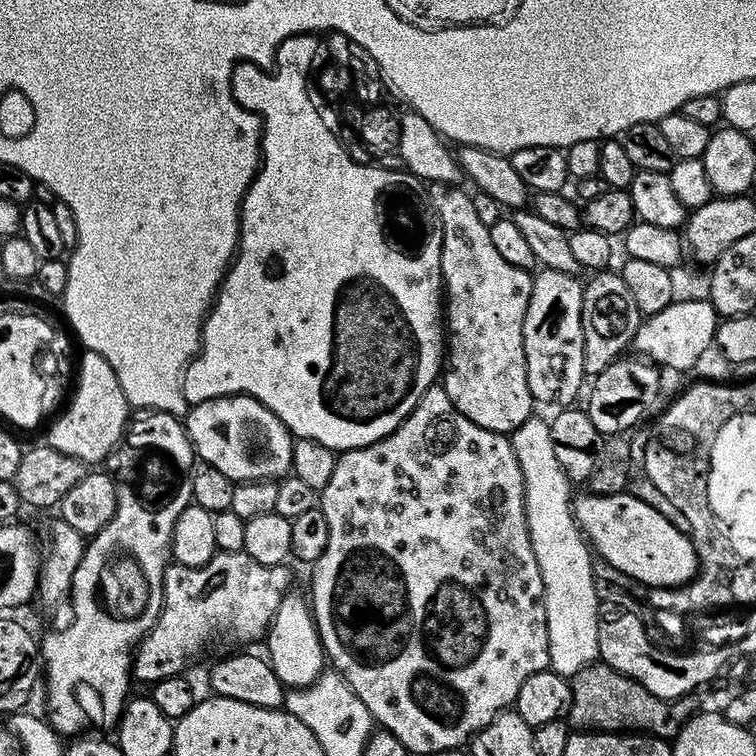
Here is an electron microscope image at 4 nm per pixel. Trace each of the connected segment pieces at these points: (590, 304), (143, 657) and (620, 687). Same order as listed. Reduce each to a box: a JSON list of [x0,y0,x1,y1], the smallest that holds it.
[[582,270,642,378],[132,552,292,685],[566,662,701,741]]

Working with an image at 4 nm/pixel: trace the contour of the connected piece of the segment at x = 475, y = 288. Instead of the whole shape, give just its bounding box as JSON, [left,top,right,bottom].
[428,184,534,434]

